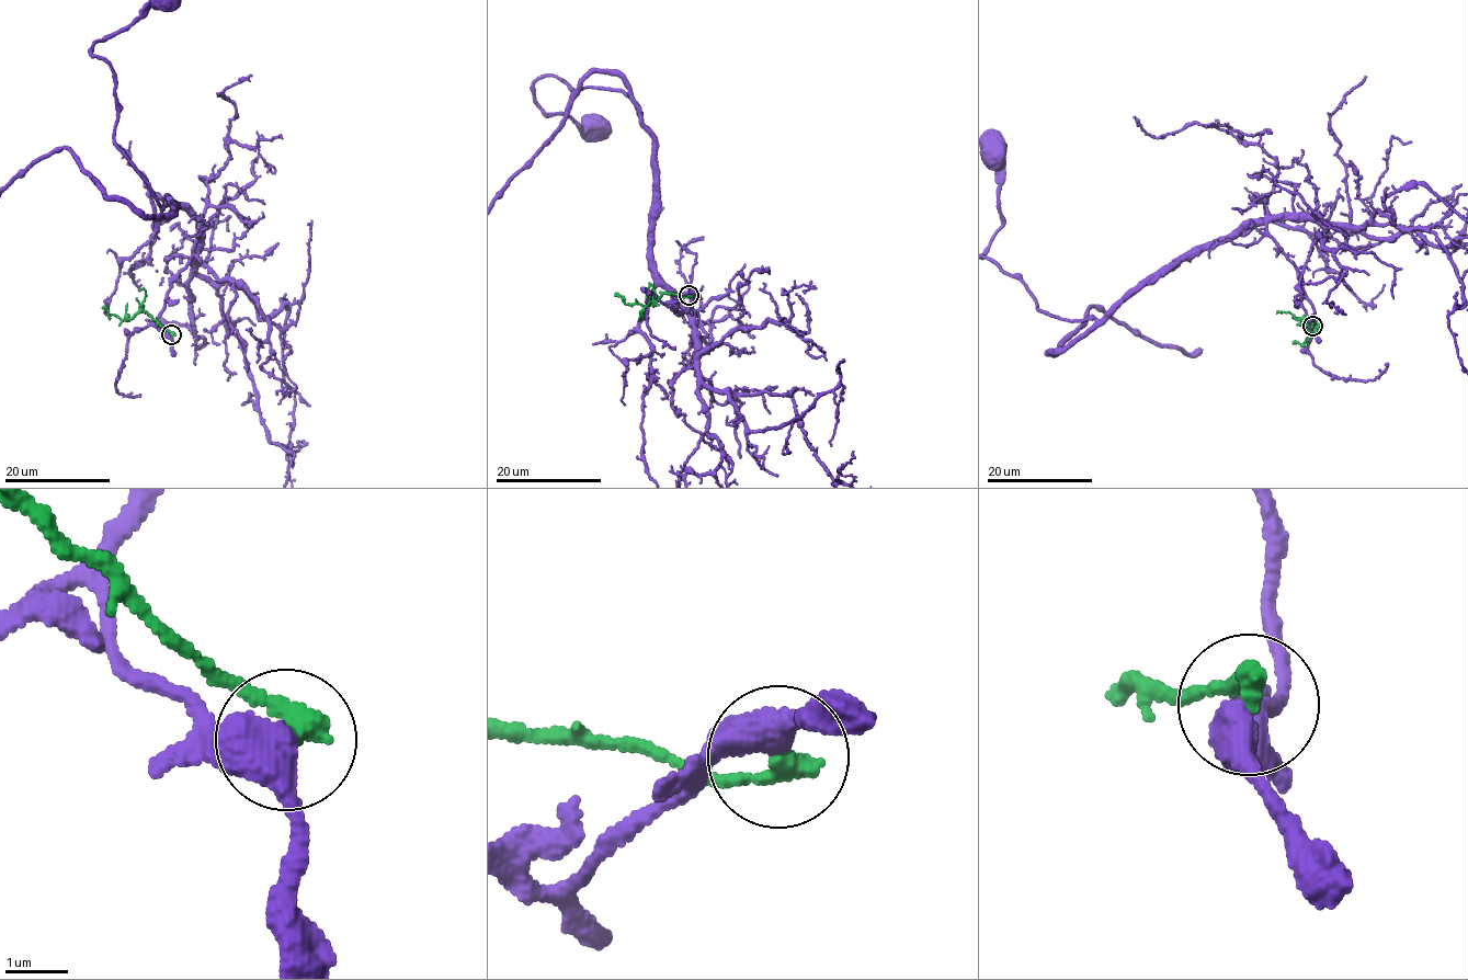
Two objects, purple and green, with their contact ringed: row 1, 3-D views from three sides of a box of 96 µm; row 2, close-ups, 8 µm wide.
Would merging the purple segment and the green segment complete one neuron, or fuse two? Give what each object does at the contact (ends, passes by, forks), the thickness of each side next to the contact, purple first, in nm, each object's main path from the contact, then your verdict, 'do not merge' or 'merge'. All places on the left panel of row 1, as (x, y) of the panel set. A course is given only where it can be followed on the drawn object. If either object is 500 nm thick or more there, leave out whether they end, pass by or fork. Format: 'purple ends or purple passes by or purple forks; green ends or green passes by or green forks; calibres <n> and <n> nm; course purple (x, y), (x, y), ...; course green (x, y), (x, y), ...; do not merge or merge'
purple passes by; green ends; calibres 440 and 360 nm; course purple (171, 334), (156, 316), (197, 224), (170, 194), (162, 215), (114, 140), (116, 79), (92, 55); course green (171, 334), (144, 311), (120, 319), (102, 307); do not merge

